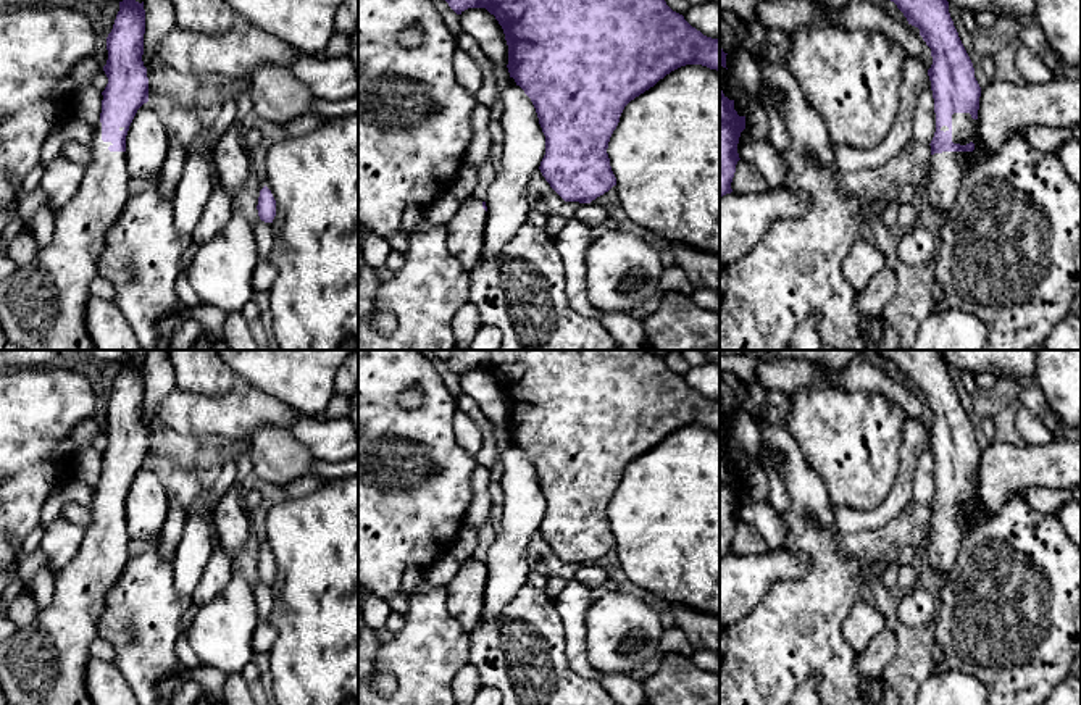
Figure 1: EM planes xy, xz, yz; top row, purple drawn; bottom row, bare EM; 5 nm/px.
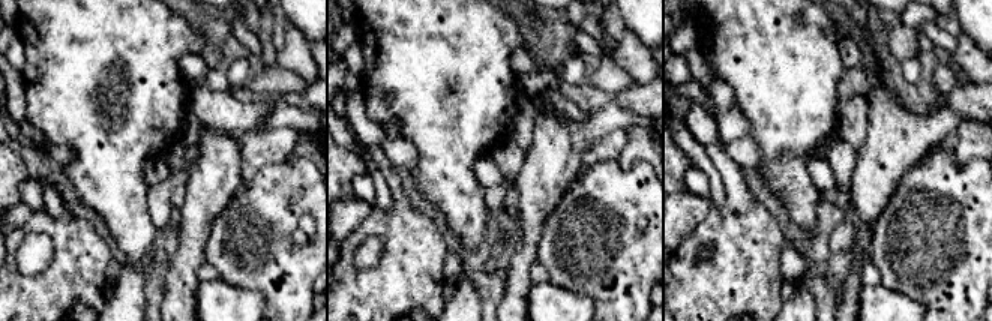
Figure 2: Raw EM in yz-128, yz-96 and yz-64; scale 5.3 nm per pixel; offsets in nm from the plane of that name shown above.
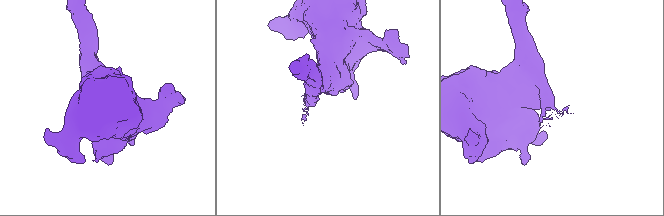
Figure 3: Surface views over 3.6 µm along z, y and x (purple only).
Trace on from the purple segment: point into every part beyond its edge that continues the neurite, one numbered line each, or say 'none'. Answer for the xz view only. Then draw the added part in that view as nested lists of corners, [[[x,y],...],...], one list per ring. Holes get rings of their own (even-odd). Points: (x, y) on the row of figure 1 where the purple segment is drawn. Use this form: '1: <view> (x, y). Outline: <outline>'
1: xz (465, 229). Outline: [[[470,197],[445,224],[447,247],[466,271],[473,269],[482,257],[486,221],[482,200]]]

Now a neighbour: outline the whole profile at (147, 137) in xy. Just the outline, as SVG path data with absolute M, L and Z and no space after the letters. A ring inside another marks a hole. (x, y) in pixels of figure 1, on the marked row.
M150 102L144 103L126 136L126 168L129 179L147 181L160 173L168 153L168 131Z

